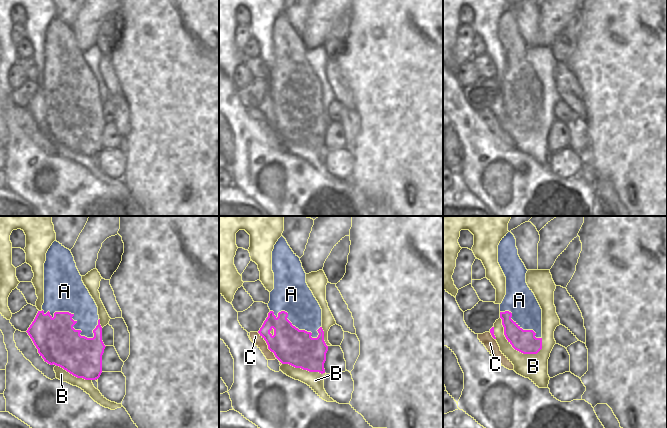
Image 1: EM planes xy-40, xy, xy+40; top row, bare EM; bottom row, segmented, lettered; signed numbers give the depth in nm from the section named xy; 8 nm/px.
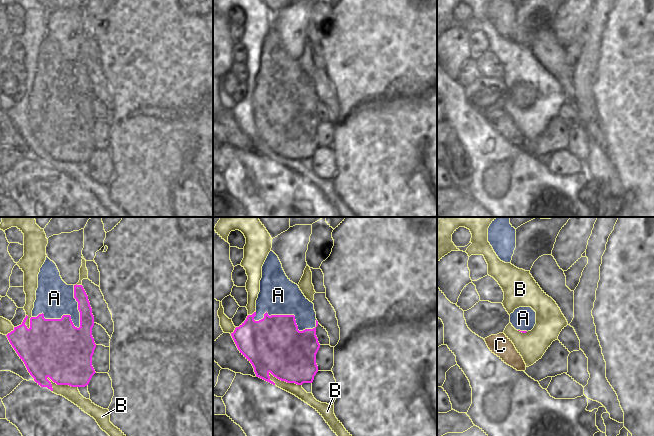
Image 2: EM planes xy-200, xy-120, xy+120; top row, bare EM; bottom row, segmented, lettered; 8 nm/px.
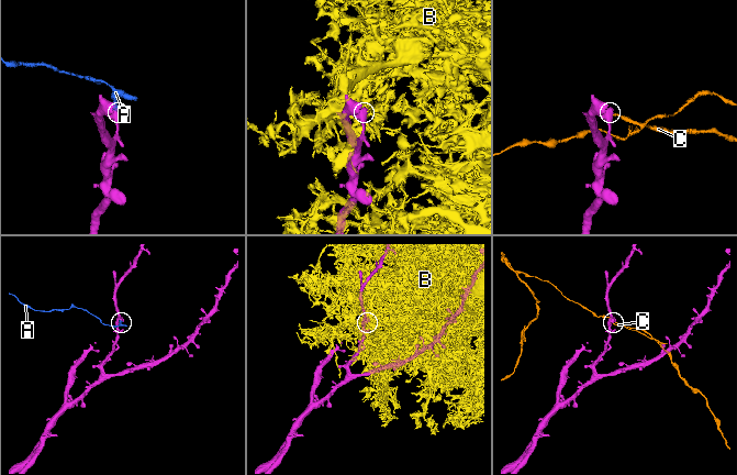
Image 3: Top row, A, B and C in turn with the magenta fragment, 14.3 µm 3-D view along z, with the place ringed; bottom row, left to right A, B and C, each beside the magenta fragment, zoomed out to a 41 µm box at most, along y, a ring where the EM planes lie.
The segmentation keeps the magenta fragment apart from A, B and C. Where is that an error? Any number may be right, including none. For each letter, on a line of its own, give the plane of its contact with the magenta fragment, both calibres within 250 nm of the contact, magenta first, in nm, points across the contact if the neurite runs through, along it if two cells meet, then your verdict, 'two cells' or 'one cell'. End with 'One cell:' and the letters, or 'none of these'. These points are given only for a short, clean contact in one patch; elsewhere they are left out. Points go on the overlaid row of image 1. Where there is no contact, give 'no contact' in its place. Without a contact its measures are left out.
A: meets magenta in xy-40; 340 nm thick on the magenta side, 340 nm on the other; two cells
B: meets magenta in xy+40; 190 nm thick on the magenta side, 200 nm on the other; two cells
C: meets magenta in xy; 300 nm thick on the magenta side, 80 nm on the other; border along xy (257, 332), (276, 357); two cells
One cell: none of these

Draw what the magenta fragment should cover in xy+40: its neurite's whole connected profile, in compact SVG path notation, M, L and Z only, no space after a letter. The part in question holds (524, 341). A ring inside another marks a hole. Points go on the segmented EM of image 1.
M509 311L500 312L504 335L512 347L523 354L537 354L542 349L542 338L536 338L533 330L523 330L512 319Z

